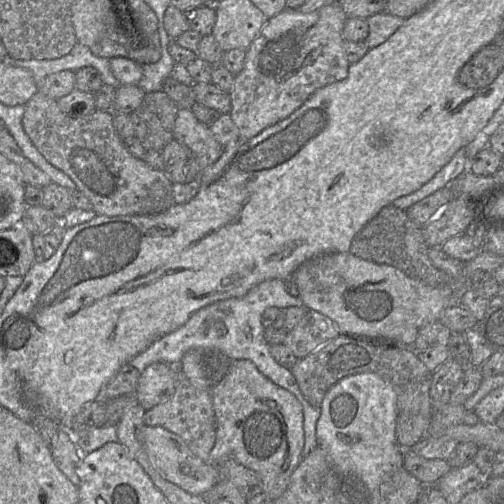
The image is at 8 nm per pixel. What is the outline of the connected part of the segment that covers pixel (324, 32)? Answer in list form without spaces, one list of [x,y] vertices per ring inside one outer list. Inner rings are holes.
[[[339,2],[310,13],[284,9],[269,18],[246,50],[245,64],[235,76],[230,93],[230,115],[239,136],[250,139],[288,117],[317,89],[345,79],[349,62],[343,50],[342,30],[347,21]]]

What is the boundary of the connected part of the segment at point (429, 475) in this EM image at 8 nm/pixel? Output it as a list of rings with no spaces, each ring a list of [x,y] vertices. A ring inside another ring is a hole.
[[[411,448],[404,450],[403,465],[405,470],[423,485],[436,485],[437,481],[451,469],[448,460],[425,459]]]

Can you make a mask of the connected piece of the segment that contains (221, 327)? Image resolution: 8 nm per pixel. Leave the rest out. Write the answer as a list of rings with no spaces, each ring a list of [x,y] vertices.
[[[280,279],[265,280],[244,296],[229,298],[209,304],[194,312],[187,322],[177,330],[154,341],[150,346],[136,355],[130,365],[141,374],[152,363],[165,362],[178,365],[183,355],[191,349],[199,349],[206,353],[207,374],[212,387],[218,384],[230,368],[230,360],[247,359],[253,362],[266,377],[276,385],[291,392],[301,403],[304,414],[305,444],[302,459],[318,446],[316,426],[320,417],[320,407],[312,406],[301,393],[291,370],[281,366],[271,355],[270,345],[265,341],[265,327],[261,317],[269,307],[285,310],[289,307],[303,306],[300,297],[291,296],[286,289],[285,281]]]

